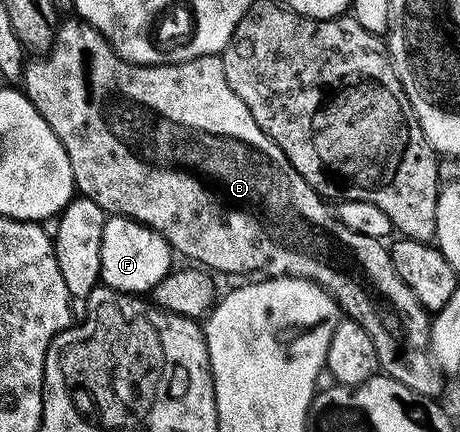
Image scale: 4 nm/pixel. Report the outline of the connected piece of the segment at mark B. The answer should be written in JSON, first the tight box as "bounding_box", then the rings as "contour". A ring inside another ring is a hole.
{"bounding_box":[21,18,443,398],"contour":[[[66,18],[54,29],[54,38],[50,41],[49,48],[44,54],[38,54],[27,63],[26,70],[22,74],[21,87],[26,97],[36,106],[36,110],[52,126],[56,138],[64,146],[68,154],[68,162],[72,166],[72,178],[75,189],[81,195],[87,196],[96,206],[100,206],[106,213],[112,216],[127,216],[160,234],[170,243],[171,249],[182,256],[187,256],[187,261],[209,270],[211,273],[218,272],[262,272],[267,277],[275,276],[299,276],[305,280],[313,280],[319,284],[325,292],[329,292],[337,302],[339,309],[349,319],[360,322],[364,330],[372,338],[376,346],[376,358],[378,367],[385,375],[391,376],[396,382],[408,386],[412,391],[421,396],[431,398],[437,397],[442,388],[443,373],[430,355],[430,322],[431,313],[408,290],[408,286],[396,274],[396,266],[392,266],[389,247],[383,241],[376,238],[368,238],[368,234],[356,234],[356,230],[348,230],[344,222],[340,222],[337,211],[317,192],[300,178],[298,171],[288,162],[288,158],[256,126],[256,118],[252,118],[252,110],[236,98],[236,90],[228,86],[228,78],[224,78],[224,66],[221,55],[197,56],[191,60],[181,60],[179,64],[133,64],[131,60],[125,60],[111,44],[99,34],[94,27],[81,18]]]}

